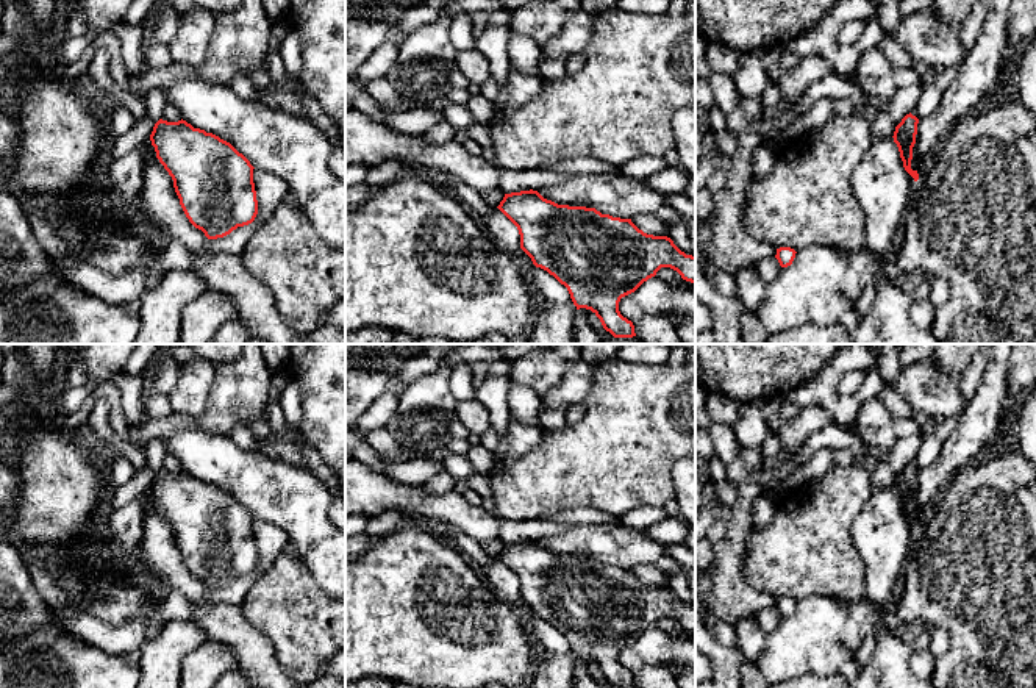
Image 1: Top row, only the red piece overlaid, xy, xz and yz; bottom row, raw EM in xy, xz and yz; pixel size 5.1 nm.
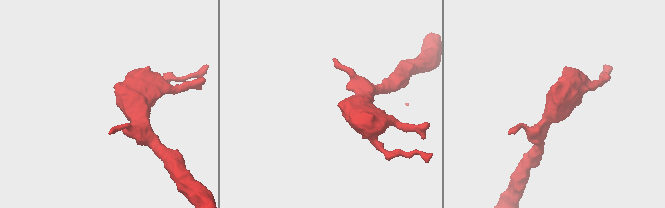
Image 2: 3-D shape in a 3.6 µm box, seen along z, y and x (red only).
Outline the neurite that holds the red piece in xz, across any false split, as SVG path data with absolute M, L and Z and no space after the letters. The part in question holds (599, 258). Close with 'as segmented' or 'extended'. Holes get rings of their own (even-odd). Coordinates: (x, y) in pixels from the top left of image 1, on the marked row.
M533 189L505 194L497 208L517 227L520 249L531 258L533 264L547 271L564 285L577 310L591 310L600 319L603 328L614 338L636 336L633 322L620 314L619 302L622 297L634 292L644 281L655 277L661 267L670 267L683 280L695 283L695 256L681 252L667 236L644 233L631 219L602 214L595 208L558 205Z; as segmented

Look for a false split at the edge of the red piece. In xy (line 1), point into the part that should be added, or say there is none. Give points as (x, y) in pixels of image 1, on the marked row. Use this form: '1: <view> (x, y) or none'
1: none

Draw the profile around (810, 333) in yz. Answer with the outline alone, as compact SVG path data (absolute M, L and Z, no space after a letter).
M806 324L800 328L769 335L766 344L855 344L852 333L847 331L841 324L819 327Z

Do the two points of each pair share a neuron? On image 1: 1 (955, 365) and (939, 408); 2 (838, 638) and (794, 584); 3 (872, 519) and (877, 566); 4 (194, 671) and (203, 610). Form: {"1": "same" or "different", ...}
{"1": "different", "2": "different", "3": "same", "4": "different"}

